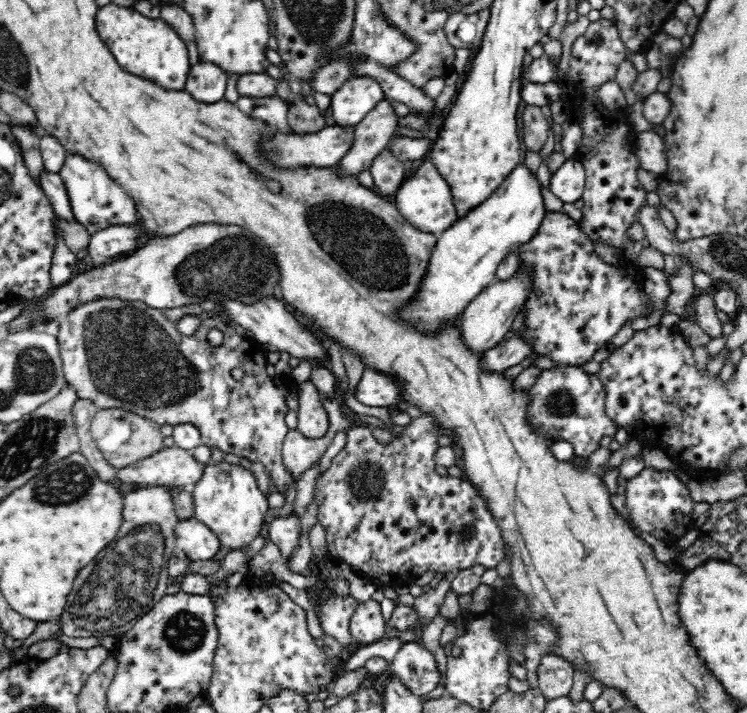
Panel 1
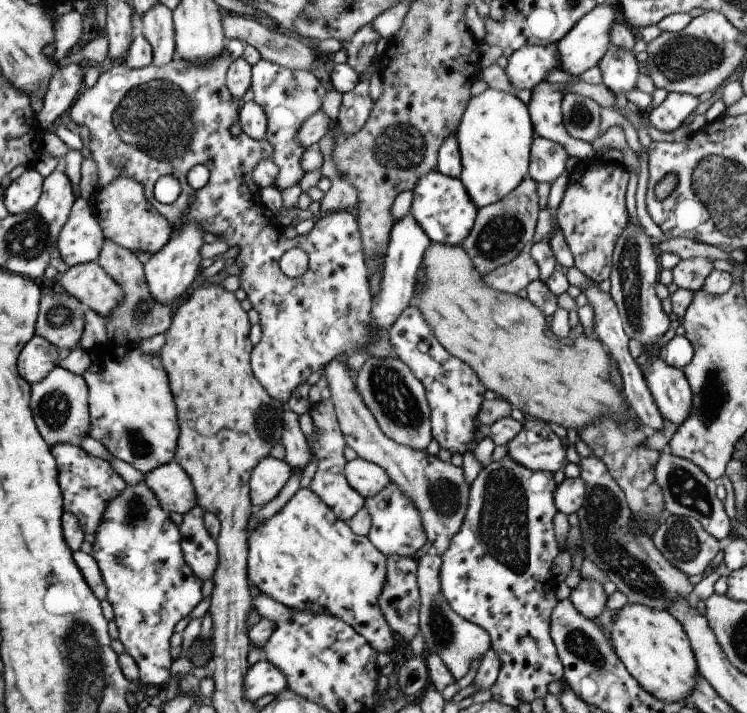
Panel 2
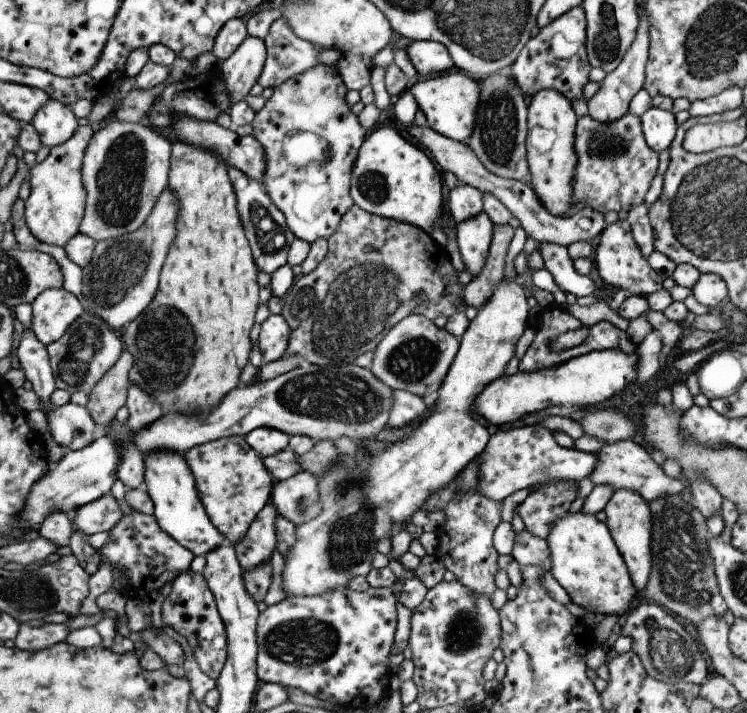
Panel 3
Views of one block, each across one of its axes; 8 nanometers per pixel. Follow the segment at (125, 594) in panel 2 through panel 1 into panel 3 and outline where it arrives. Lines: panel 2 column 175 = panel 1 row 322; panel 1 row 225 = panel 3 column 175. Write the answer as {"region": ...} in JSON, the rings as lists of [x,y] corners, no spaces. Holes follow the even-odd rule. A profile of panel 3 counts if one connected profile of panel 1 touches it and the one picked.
{"region":[[[132,510],[130,515],[124,514],[122,520],[108,533],[108,542],[100,548],[100,566],[105,560],[111,564],[112,577],[117,586],[119,578],[132,578],[134,590],[140,590],[140,594],[150,594],[152,590],[162,589],[167,583],[172,584],[177,576],[190,568],[192,552],[176,542],[168,532],[164,532],[153,514]]]}

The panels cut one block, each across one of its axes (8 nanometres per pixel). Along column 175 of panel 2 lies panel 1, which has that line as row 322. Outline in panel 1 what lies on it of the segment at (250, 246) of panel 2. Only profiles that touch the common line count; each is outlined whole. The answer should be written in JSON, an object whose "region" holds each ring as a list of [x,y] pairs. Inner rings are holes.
{"region":[[[100,298],[100,300],[92,300],[92,302],[86,302],[86,304],[80,304],[76,307],[76,310],[68,312],[62,319],[59,320],[59,330],[57,334],[57,341],[59,346],[60,358],[62,359],[62,370],[66,383],[70,383],[78,398],[92,400],[96,403],[96,407],[103,408],[122,408],[128,410],[128,412],[136,413],[144,418],[150,419],[158,425],[188,423],[194,425],[198,429],[201,436],[201,444],[208,445],[209,447],[218,447],[222,452],[228,454],[234,454],[240,458],[246,457],[250,462],[260,461],[264,465],[265,472],[271,479],[271,486],[275,491],[279,491],[282,496],[286,497],[286,488],[295,484],[294,475],[292,471],[284,465],[284,459],[282,459],[282,447],[283,440],[286,438],[289,429],[286,428],[284,422],[284,416],[288,412],[289,408],[286,405],[286,393],[291,388],[296,388],[298,384],[293,381],[292,377],[277,378],[277,376],[270,377],[266,373],[267,352],[264,352],[262,343],[259,343],[254,338],[247,338],[245,335],[236,333],[236,330],[228,325],[228,321],[220,315],[214,315],[210,312],[205,305],[200,304],[188,304],[182,308],[176,309],[156,309],[147,306],[140,300],[119,300],[118,298]],[[184,315],[196,315],[200,317],[200,328],[194,336],[184,336],[177,331],[177,320]],[[218,328],[220,332],[223,332],[223,343],[218,347],[212,347],[208,344],[206,335],[210,332],[210,329]]]}

